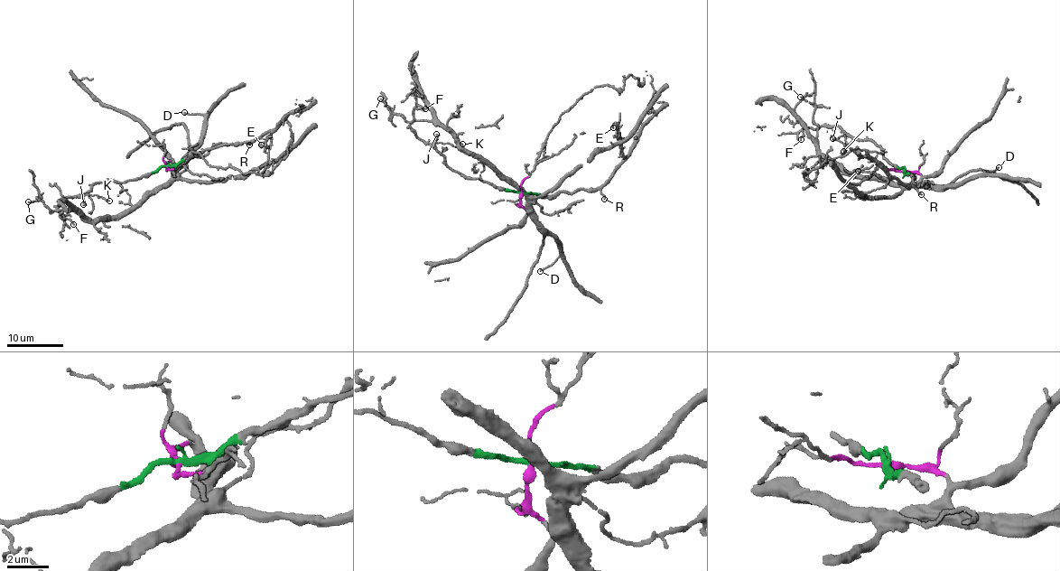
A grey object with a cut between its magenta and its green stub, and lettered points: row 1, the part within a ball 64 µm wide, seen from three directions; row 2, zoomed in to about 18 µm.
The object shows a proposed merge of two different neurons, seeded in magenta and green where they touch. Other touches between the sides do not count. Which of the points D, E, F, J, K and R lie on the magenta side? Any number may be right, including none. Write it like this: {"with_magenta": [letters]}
{"with_magenta": ["D"]}

